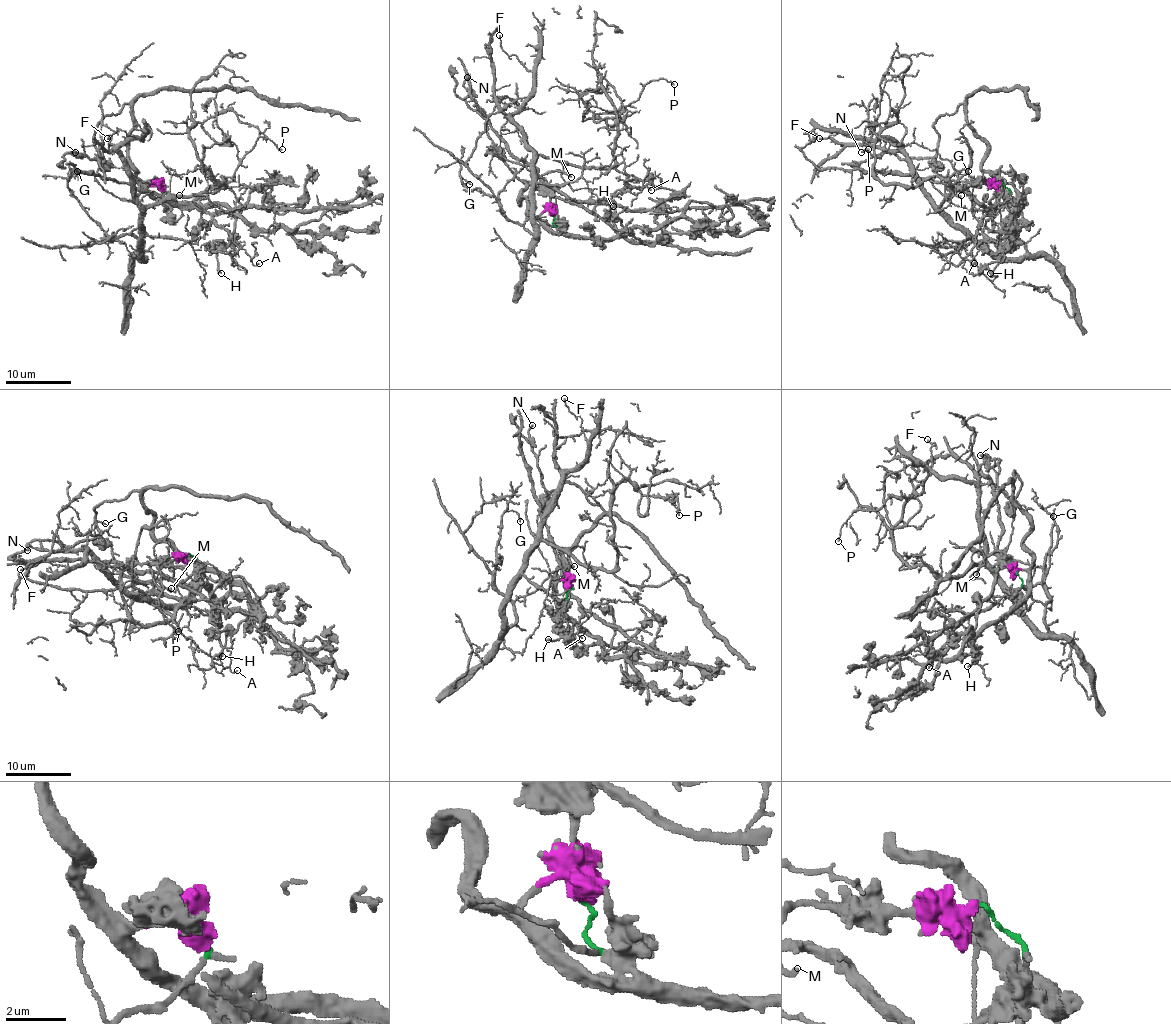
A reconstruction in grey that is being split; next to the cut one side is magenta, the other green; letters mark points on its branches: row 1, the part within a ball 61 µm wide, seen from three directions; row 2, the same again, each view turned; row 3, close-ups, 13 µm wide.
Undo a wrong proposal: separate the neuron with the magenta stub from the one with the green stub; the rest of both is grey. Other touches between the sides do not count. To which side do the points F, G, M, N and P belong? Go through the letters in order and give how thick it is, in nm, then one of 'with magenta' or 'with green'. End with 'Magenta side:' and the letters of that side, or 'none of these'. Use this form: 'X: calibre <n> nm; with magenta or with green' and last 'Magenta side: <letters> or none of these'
F: calibre 100 nm; with green
G: calibre 130 nm; with green
M: calibre 170 nm; with magenta
N: calibre 160 nm; with magenta
P: calibre 130 nm; with green
Magenta side: M, N

